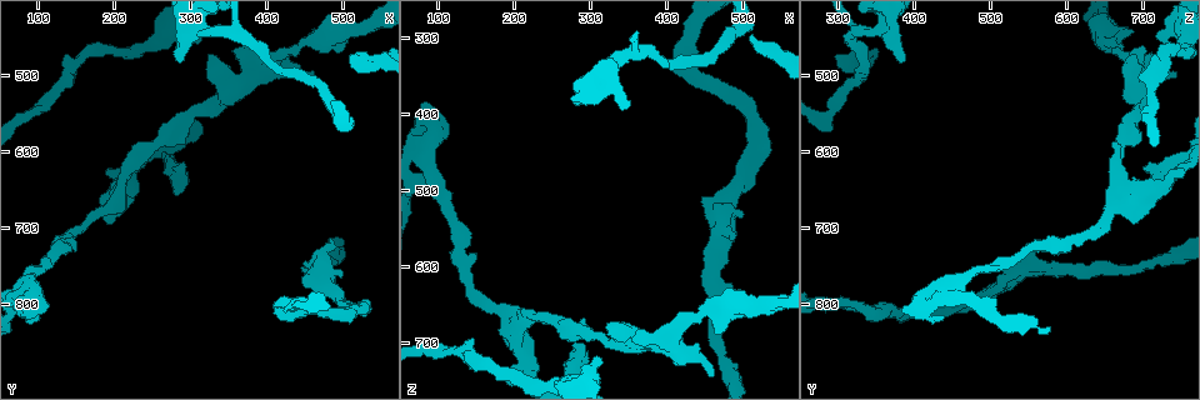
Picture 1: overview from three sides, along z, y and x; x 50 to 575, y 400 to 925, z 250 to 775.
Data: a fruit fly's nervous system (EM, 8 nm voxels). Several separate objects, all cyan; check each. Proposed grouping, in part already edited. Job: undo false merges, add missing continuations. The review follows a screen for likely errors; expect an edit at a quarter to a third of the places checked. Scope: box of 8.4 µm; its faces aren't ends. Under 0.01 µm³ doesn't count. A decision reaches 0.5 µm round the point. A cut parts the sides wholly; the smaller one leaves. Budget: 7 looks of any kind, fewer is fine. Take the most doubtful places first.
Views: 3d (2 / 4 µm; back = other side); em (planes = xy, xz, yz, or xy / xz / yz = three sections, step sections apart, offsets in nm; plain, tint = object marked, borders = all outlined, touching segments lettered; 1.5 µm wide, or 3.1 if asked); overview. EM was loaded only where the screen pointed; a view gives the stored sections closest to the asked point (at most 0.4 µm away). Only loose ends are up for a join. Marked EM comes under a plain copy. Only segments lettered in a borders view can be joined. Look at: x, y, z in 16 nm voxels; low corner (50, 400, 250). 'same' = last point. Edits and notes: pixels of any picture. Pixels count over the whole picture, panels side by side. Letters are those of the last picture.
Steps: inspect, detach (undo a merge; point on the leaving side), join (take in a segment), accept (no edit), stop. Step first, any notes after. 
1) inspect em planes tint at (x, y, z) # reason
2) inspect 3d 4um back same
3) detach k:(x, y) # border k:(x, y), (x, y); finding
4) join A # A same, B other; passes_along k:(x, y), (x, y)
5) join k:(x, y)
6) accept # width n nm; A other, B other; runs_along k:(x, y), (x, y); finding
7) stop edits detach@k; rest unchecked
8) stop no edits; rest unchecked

inspect em yz step 8 tint at (465, 440, 690) # free end

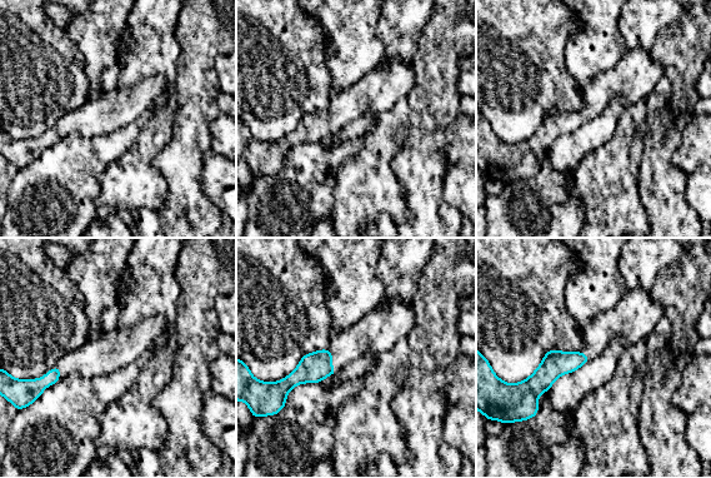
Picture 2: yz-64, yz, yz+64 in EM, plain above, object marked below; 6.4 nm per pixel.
inspect em xy step 4 borders same # another direction

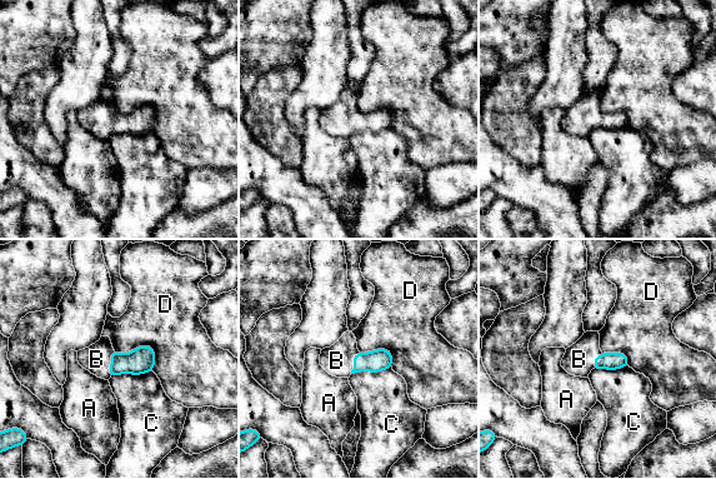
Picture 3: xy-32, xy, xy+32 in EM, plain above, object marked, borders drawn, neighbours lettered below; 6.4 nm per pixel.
join B # A other, B same, C other, D other; passes_along 3:(140, 360), (111, 364), (96, 359); the cell continues

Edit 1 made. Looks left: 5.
inspect overview # redraw

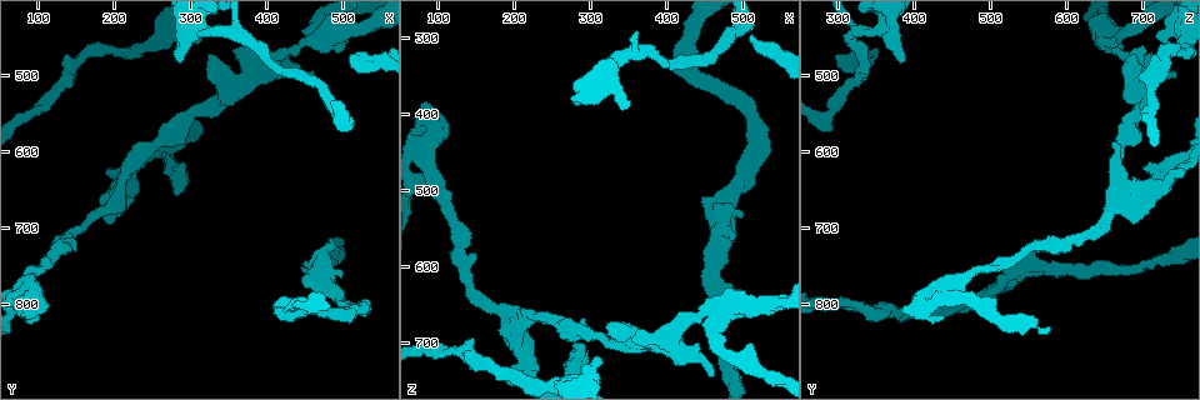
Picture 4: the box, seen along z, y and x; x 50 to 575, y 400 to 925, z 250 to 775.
inspect 3d 2um at (285, 480, 385) # branch stops here

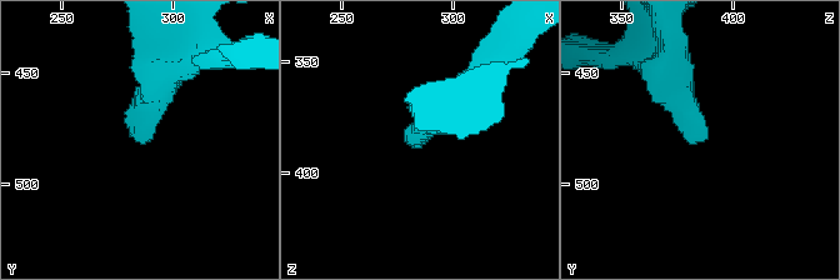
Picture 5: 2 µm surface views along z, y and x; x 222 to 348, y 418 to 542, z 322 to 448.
inspect em yz step 4 borders at (282, 478, 386)

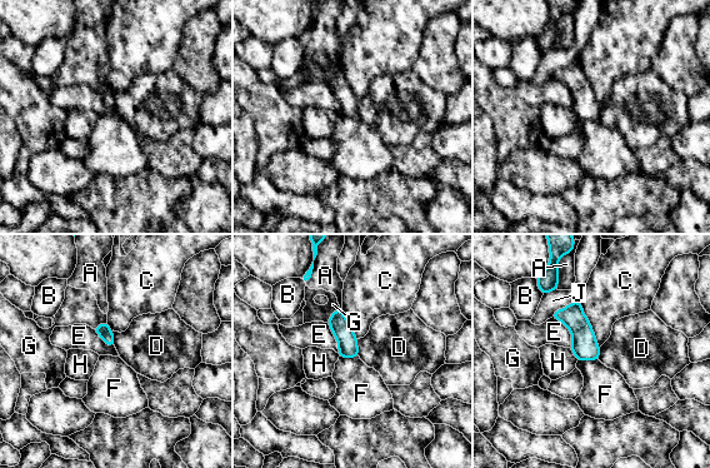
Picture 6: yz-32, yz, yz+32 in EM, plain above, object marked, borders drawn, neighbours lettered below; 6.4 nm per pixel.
inspect em planes borders same

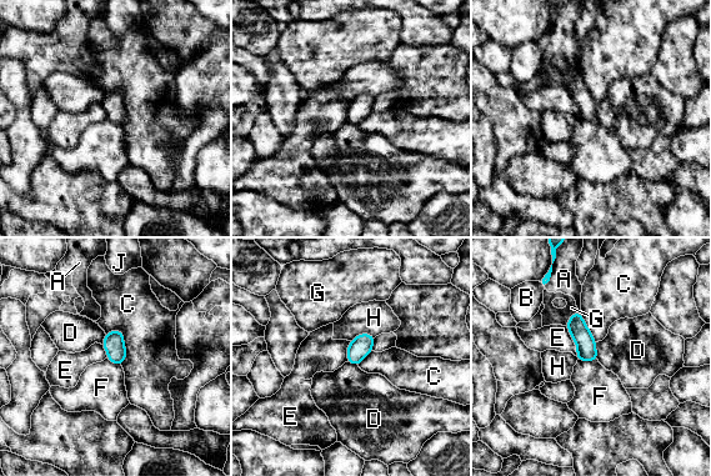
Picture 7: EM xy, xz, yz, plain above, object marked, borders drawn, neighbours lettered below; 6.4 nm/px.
accept # A other, B other, C other, D other, E other, F other, G other, H other, J other; none of them fits

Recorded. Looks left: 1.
stop edits join@3; rest unchecked

